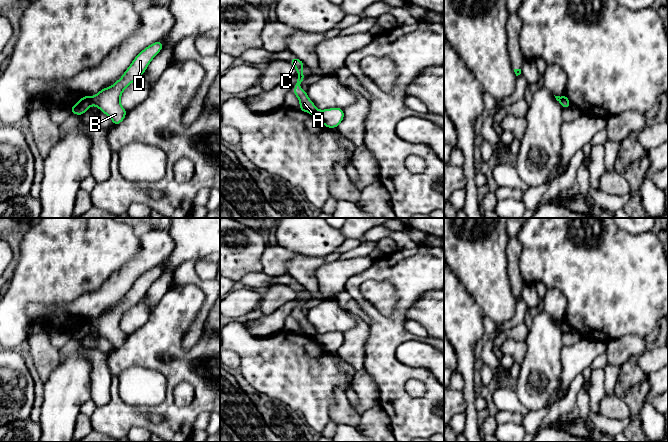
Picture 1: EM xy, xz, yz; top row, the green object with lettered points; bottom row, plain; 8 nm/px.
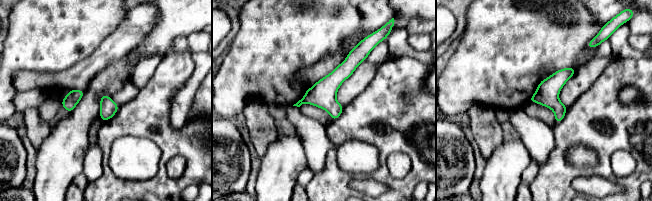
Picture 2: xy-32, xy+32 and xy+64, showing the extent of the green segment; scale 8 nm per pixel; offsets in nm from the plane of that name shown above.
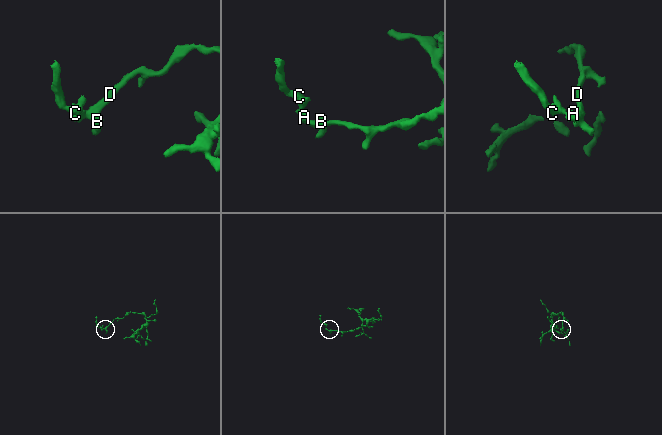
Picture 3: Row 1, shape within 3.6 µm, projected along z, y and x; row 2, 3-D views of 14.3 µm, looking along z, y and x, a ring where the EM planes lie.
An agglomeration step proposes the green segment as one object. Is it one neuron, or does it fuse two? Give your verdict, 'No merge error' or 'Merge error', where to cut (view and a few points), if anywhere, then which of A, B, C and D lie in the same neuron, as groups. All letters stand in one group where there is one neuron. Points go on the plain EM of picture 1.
Merge error. Split along xy (91, 321), (90, 328). Groups: A C / B D

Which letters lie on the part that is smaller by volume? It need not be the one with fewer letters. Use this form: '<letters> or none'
A, C

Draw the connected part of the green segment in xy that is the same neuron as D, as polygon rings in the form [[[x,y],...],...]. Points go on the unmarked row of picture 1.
[[[156,265],[146,271],[135,281],[118,305],[108,312],[102,312],[98,318],[91,321],[90,328],[95,329],[109,340],[113,349],[120,348],[127,338],[127,335],[120,328],[123,315],[146,295],[147,290],[161,275],[163,269],[163,266]]]

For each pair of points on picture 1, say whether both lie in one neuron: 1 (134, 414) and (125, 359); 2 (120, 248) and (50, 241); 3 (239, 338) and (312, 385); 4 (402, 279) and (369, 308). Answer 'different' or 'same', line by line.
1: same
2: same
3: same
4: same

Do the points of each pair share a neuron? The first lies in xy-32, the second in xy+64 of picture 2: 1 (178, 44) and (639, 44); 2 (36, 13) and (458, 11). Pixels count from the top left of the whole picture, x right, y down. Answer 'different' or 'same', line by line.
1: different
2: different

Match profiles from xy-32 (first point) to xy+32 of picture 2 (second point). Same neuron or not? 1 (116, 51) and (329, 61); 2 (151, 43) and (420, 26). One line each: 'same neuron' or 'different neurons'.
1: same neuron
2: different neurons

